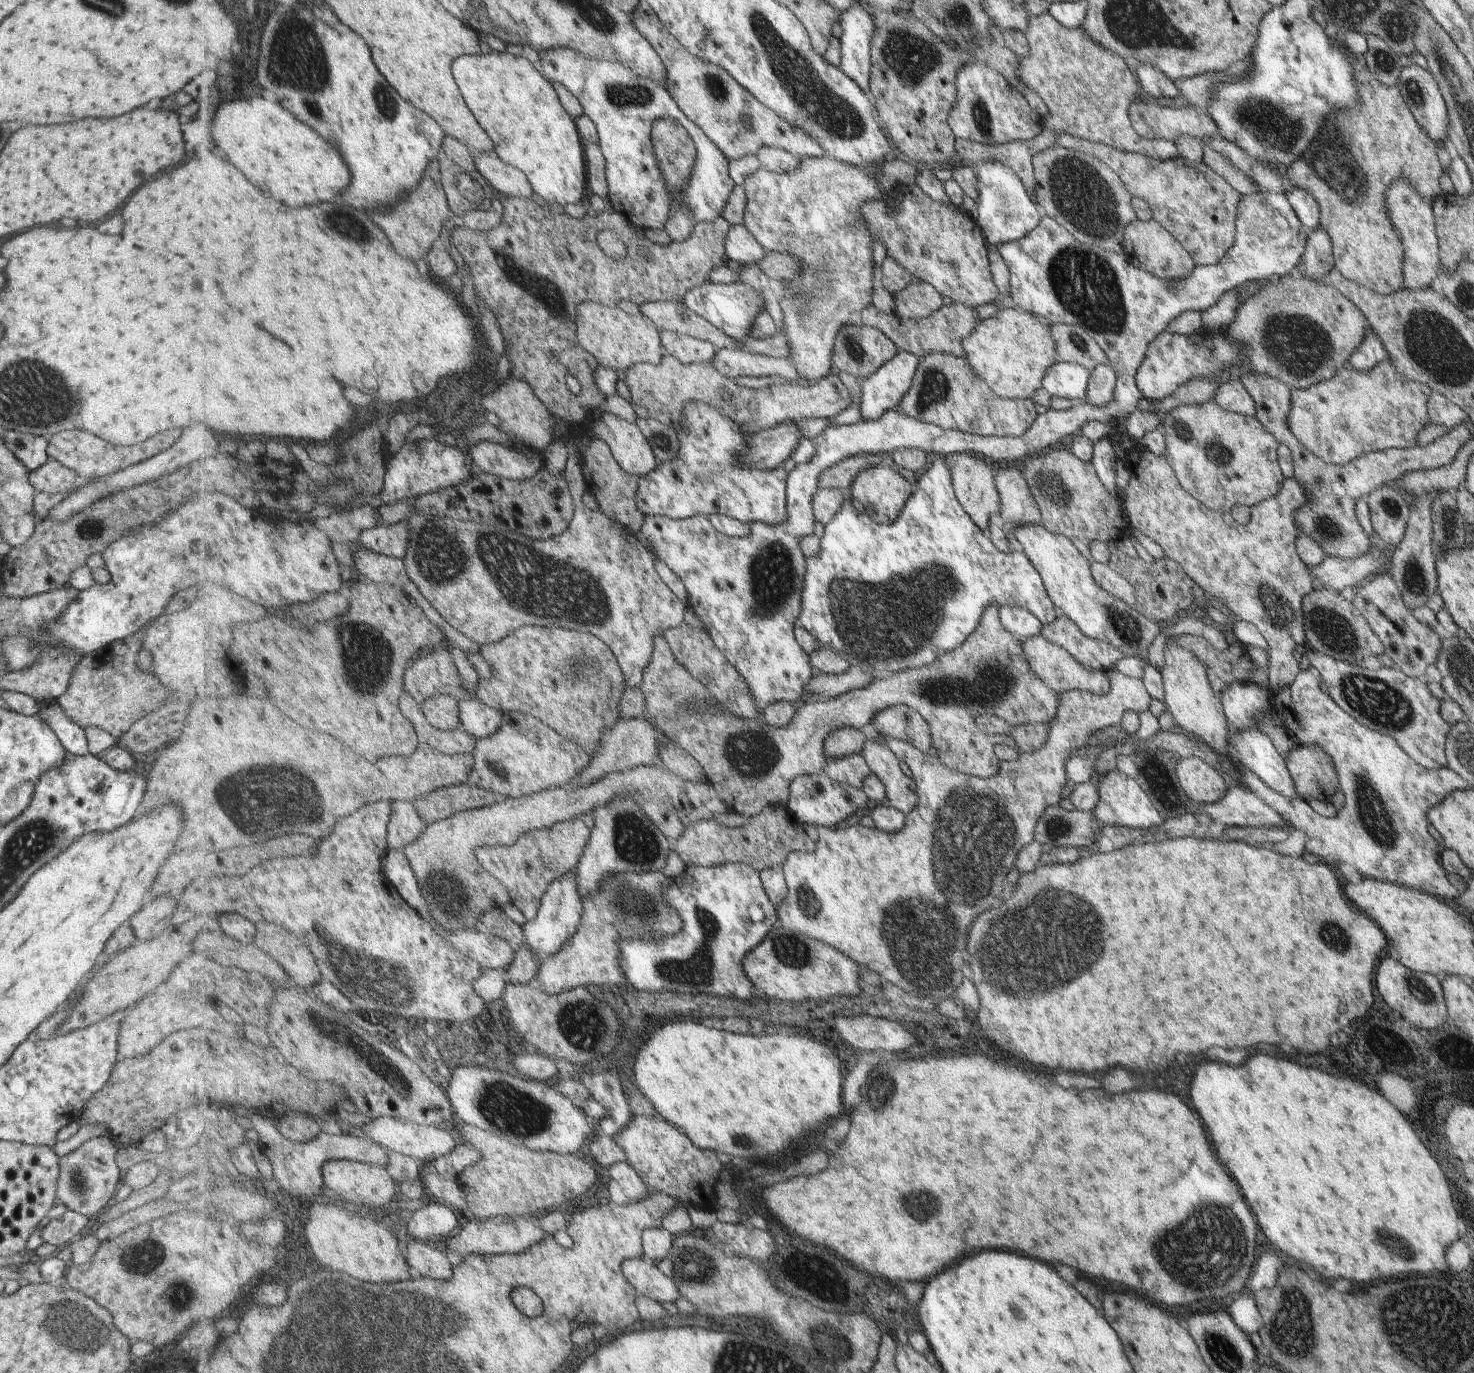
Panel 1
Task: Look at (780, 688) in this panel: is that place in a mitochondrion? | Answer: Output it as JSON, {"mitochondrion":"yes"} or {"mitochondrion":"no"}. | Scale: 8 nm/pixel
{"mitochondrion":"no"}

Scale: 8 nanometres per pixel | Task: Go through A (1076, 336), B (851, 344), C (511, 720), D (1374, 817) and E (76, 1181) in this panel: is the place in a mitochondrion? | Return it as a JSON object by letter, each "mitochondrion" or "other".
{"A":"mitochondrion","B":"mitochondrion","C":"other","D":"mitochondrion","E":"mitochondrion"}

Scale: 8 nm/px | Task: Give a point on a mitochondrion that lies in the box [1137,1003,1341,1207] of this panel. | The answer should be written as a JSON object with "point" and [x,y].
{"point":[1180,1083]}

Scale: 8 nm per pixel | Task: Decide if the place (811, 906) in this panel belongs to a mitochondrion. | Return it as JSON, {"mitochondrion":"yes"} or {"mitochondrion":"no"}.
{"mitochondrion":"yes"}

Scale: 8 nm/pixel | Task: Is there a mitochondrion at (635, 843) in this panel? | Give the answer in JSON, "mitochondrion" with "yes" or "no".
{"mitochondrion":"yes"}

